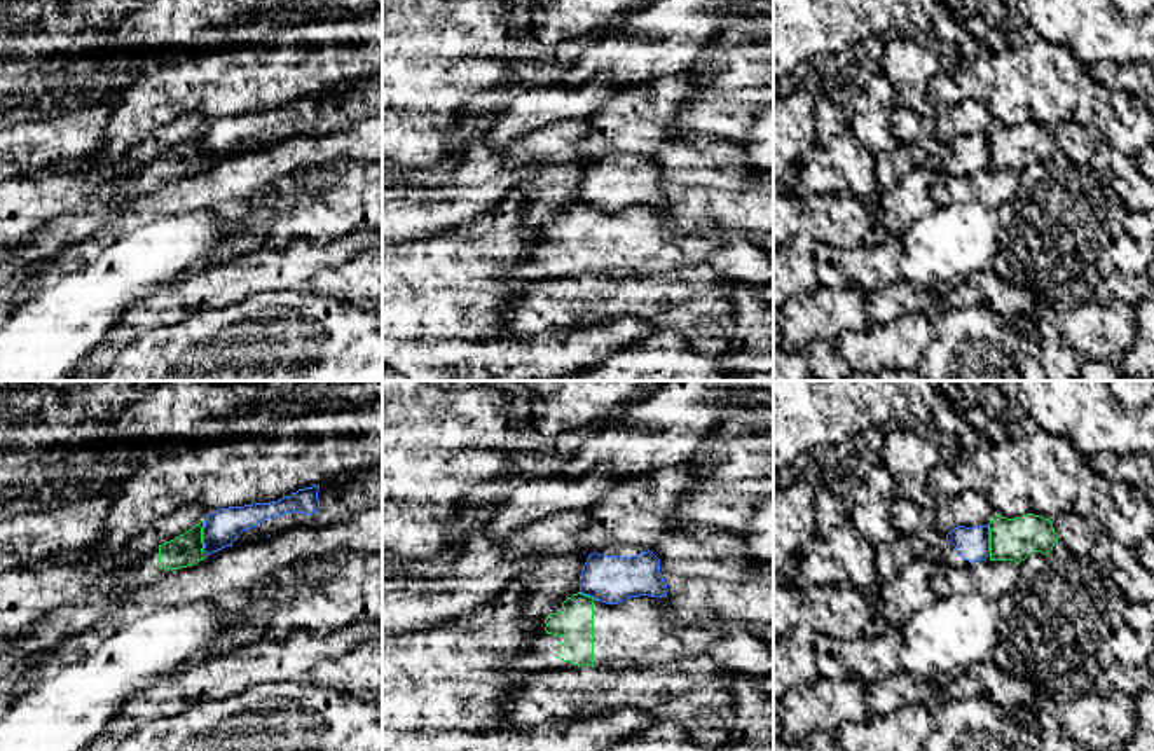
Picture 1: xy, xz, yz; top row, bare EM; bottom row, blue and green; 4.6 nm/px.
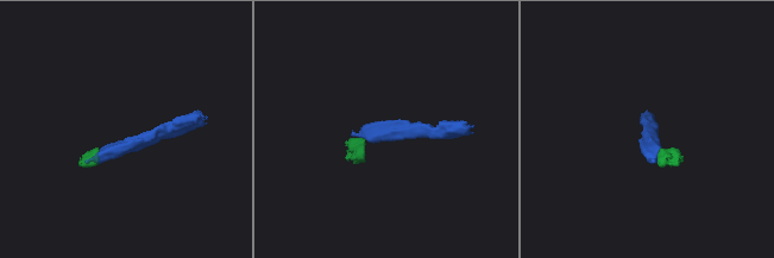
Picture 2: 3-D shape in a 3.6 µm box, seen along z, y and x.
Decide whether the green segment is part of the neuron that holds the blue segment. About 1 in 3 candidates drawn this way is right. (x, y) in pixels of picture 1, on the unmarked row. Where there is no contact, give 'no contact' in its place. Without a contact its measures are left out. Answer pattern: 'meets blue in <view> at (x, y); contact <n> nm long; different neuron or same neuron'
meets blue in xy at (203, 145); contact 140 nm long; different neuron

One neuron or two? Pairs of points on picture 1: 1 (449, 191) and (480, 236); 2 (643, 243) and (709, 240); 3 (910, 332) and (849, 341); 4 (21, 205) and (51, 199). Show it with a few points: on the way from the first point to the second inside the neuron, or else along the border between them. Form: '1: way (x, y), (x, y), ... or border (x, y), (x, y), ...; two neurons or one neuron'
1: border (505, 198), (470, 222), (453, 226), (433, 236); two neurons
2: way (659, 243), (693, 243); one neuron
3: way (894, 341), (865, 341); one neuron
4: way (28, 201), (44, 199); one neuron

